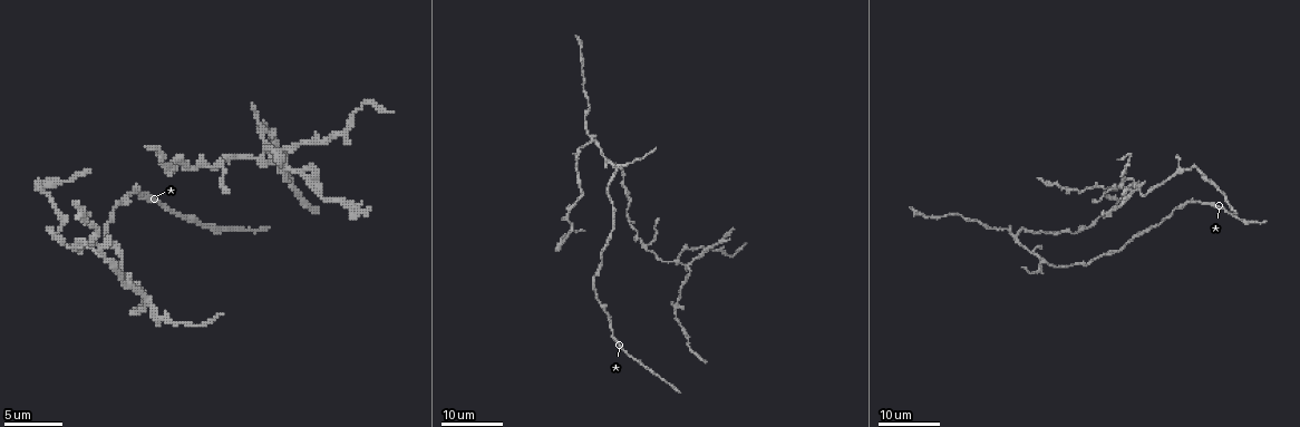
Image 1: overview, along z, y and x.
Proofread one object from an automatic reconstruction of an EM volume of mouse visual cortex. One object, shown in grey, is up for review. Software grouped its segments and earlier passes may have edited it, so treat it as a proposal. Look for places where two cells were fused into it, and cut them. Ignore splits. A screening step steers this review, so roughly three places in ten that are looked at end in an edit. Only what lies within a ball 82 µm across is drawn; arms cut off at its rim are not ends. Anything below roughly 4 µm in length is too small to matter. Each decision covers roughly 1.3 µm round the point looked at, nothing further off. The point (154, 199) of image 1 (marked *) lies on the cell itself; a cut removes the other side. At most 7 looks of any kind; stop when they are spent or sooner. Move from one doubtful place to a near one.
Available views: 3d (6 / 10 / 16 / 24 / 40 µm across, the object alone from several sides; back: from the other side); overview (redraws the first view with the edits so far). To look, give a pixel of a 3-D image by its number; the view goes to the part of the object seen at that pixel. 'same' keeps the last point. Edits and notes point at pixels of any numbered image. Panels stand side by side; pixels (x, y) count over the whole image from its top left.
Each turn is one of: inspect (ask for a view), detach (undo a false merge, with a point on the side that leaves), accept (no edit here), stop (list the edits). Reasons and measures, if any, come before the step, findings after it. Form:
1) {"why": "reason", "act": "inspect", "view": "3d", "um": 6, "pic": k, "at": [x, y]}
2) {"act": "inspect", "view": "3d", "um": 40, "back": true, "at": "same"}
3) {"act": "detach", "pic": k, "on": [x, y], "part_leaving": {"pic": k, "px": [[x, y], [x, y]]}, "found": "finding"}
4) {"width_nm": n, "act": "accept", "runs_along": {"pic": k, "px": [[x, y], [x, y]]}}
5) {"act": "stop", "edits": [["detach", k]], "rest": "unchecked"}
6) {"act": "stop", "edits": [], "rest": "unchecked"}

{"why": "four or more arms meet", "act": "inspect", "view": "3d", "um": 16, "pic": 1, "at": [1136, 183]}

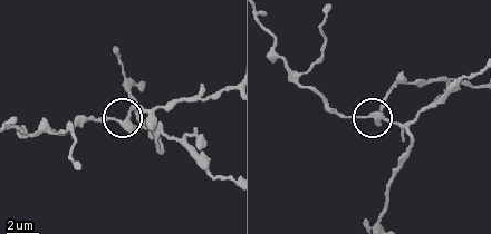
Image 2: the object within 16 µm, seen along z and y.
{"why": "closer look", "act": "inspect", "view": "3d", "um": 6, "pic": 2, "at": [125, 120]}

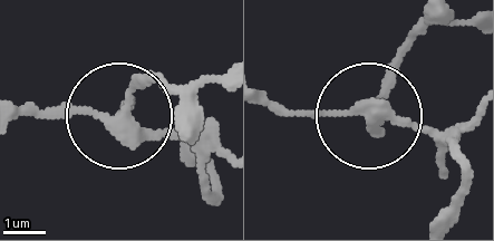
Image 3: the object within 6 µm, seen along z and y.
{"arms": 5, "act": "accept", "found": "one cell here"}

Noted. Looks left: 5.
{"why": "three arms meet", "act": "inspect", "view": "3d", "um": 24, "pic": 1, "at": [646, 246]}

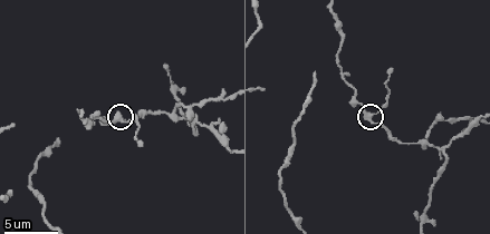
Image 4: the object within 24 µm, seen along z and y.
{"act": "inspect", "view": "3d", "um": 6, "pic": 4, "at": [120, 120]}

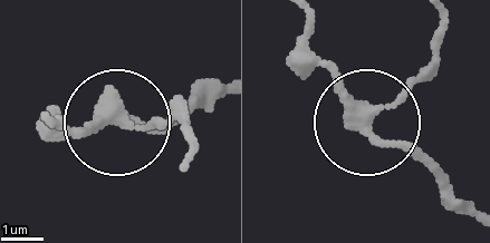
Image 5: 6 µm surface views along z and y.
{"arms": 3, "act": "accept", "runs_along": {"pic": 5, "px": [[470, 210], [371, 125], [434, 54]]}, "found": "all the same cell"}

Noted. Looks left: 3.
{"why": "three-way junction", "act": "inspect", "view": "3d", "um": 16, "pic": 1, "at": [151, 303]}

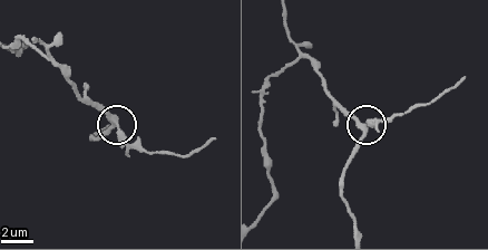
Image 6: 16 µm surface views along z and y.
{"why": "closer look", "act": "inspect", "view": "3d", "um": 6, "pic": 6, "at": [116, 121]}

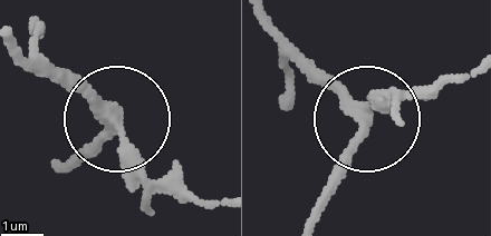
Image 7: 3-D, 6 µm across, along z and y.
{"width_nm": 300, "act": "accept", "found": "one cell here"}

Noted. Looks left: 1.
{"act": "stop", "edits": [], "rest": "unchecked"}

